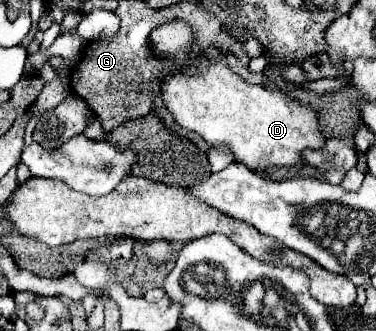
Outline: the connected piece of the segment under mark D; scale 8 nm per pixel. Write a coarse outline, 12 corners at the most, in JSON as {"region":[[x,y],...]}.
{"region":[[225,61],[165,77],[181,127],[251,169],[325,145],[315,111]]}

